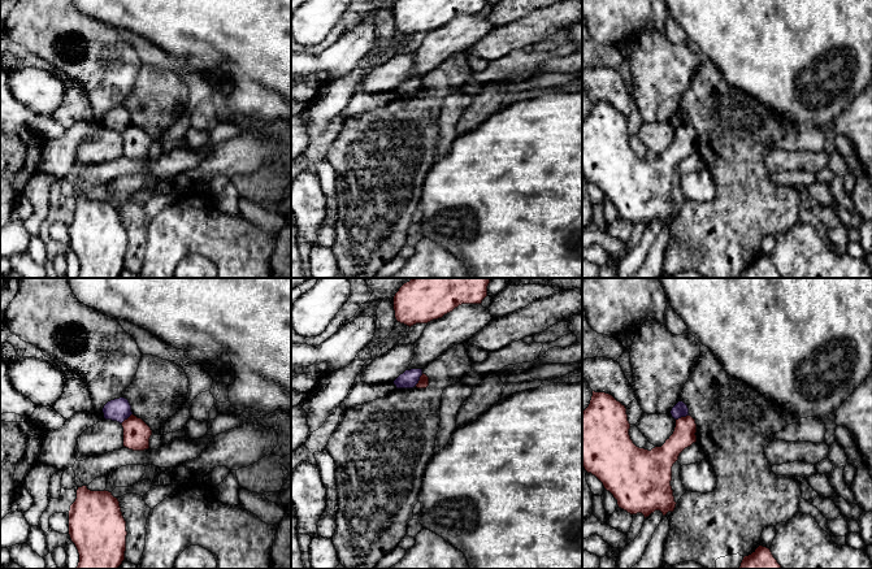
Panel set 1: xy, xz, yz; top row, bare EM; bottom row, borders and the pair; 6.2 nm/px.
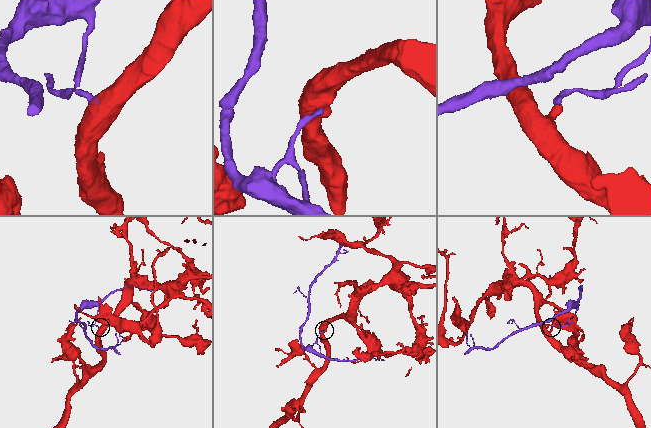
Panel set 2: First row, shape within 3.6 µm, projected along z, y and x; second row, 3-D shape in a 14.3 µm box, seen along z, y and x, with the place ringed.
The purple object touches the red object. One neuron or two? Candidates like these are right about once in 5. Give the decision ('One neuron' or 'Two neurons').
Two neurons

